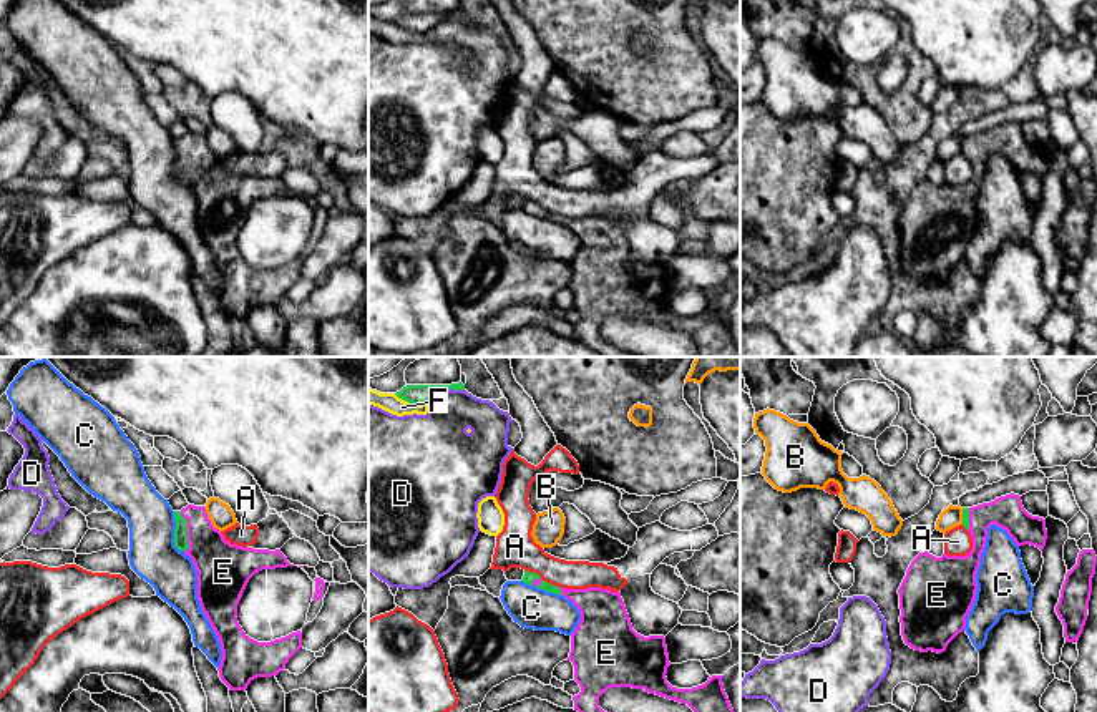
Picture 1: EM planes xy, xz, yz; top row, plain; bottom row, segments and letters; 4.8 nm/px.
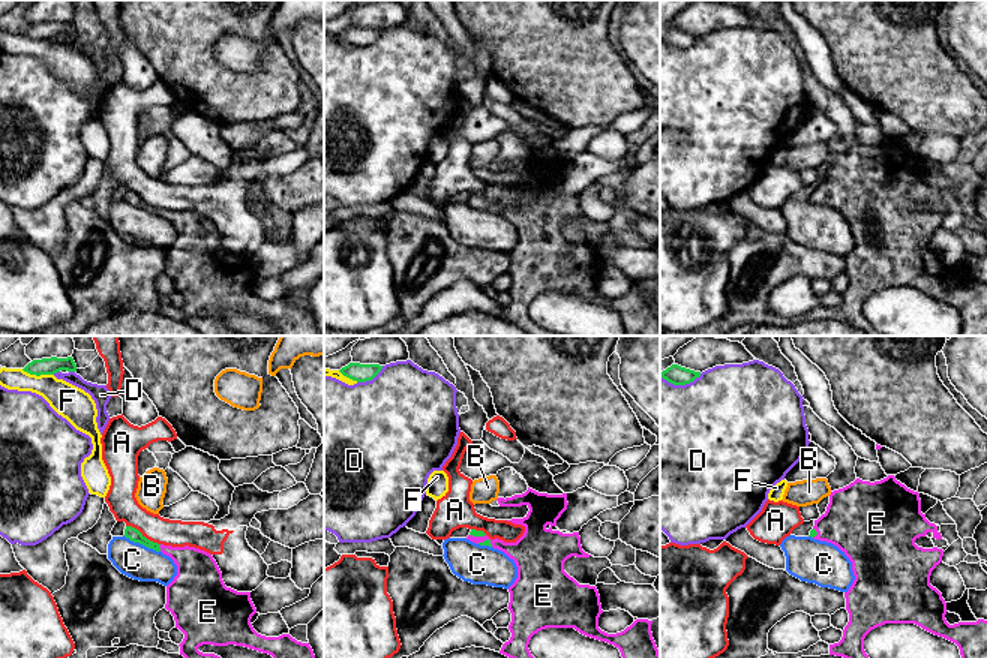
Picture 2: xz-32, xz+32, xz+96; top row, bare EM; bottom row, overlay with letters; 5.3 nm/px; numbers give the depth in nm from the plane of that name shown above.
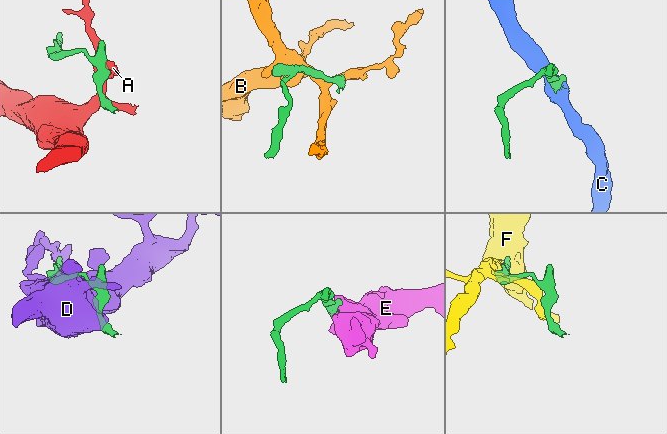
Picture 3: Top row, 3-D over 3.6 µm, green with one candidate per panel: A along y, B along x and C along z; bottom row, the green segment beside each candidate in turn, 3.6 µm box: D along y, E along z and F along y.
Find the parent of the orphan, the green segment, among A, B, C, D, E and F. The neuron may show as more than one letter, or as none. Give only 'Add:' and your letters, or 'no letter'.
Add: E

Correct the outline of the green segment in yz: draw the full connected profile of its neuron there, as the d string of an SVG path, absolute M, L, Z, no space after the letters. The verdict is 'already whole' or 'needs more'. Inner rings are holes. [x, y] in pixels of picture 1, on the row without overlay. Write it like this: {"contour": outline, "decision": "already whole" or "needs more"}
{"contour": "M1006 123L991 131L982 131L963 138L963 154L973 164L973 178L966 184L936 186L928 179L919 181L909 193L906 204L898 217L900 222L900 251L901 264L906 274L921 280L944 280L948 272L964 259L966 244L976 227L976 201L981 191L981 183L986 174L987 156L996 153L1007 159L1017 174L1031 173L1041 179L1046 174L1047 158L1046 148L1029 143L1019 123Z", "decision": "needs more"}

